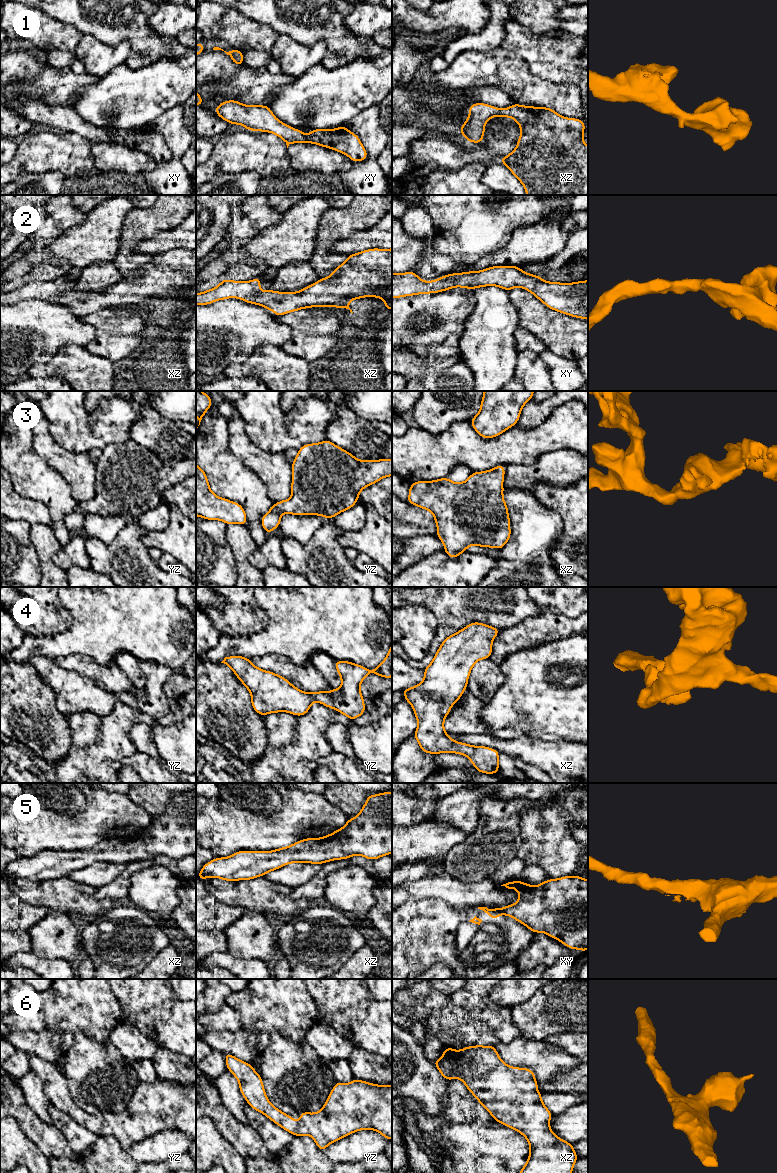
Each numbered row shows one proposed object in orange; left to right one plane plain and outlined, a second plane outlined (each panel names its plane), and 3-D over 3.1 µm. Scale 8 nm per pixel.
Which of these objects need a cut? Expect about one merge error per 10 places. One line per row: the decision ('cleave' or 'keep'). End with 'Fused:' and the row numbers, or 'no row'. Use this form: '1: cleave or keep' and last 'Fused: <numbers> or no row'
1: keep
2: keep
3: keep
4: keep
5: keep
6: keep
Fused: no row

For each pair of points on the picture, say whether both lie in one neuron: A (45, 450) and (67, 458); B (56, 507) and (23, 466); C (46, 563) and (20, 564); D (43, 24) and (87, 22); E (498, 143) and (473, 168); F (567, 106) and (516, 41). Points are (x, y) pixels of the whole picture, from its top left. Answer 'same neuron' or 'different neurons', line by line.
A: same neuron
B: same neuron
C: different neurons
D: different neurons
E: different neurons
F: different neurons

